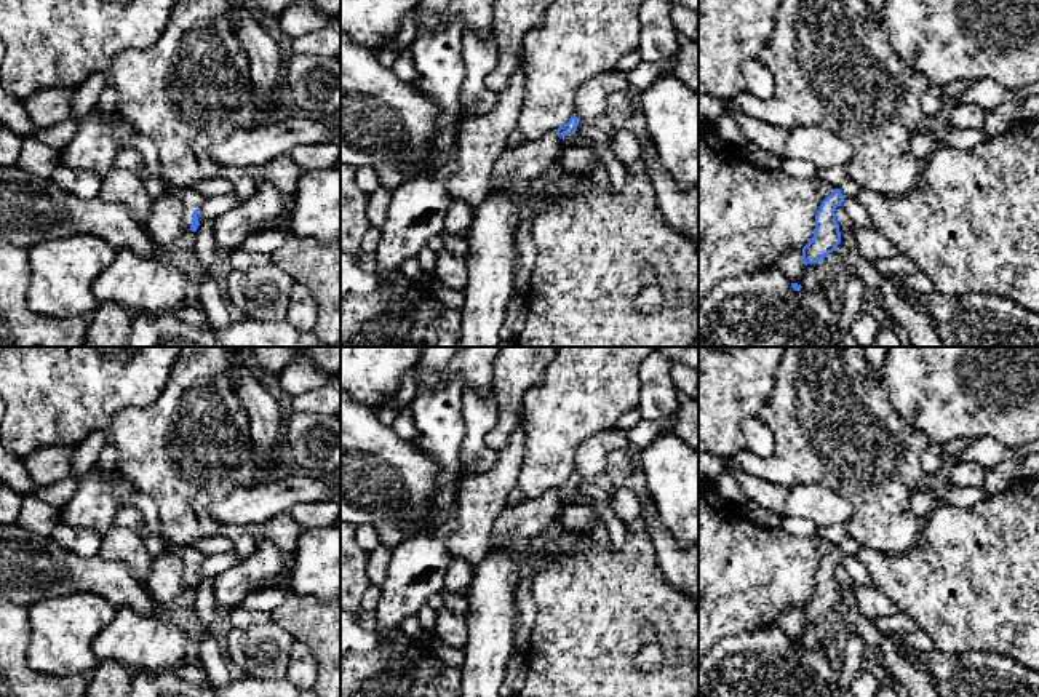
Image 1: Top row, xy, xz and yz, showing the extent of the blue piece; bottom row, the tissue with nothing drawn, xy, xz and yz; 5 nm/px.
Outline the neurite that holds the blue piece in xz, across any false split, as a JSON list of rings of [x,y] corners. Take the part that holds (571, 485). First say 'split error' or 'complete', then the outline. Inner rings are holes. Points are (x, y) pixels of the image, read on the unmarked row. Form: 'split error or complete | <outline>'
split error | [[[572,473],[567,481],[537,499],[521,504],[507,504],[492,528],[491,547],[524,547],[558,516],[558,512],[563,507],[561,496],[574,492],[577,484],[577,475]]]

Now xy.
split error | [[[168,544],[166,552],[174,553],[182,560],[185,585],[192,590],[197,590],[200,583],[198,569],[206,560],[206,556],[195,547],[184,547],[174,544]]]

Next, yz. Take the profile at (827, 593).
complete | [[[834,547],[828,553],[815,572],[815,588],[812,598],[802,606],[802,622],[817,622],[822,615],[828,614],[841,601],[839,582],[836,579],[836,566],[842,564],[844,553]]]

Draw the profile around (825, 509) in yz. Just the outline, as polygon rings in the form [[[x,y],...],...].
[[[798,484],[788,489],[785,516],[810,520],[817,528],[844,526],[852,516],[852,505],[822,486]]]

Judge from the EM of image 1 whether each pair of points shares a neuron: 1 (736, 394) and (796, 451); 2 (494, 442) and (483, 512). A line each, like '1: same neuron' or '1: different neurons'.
1: different neurons
2: different neurons

